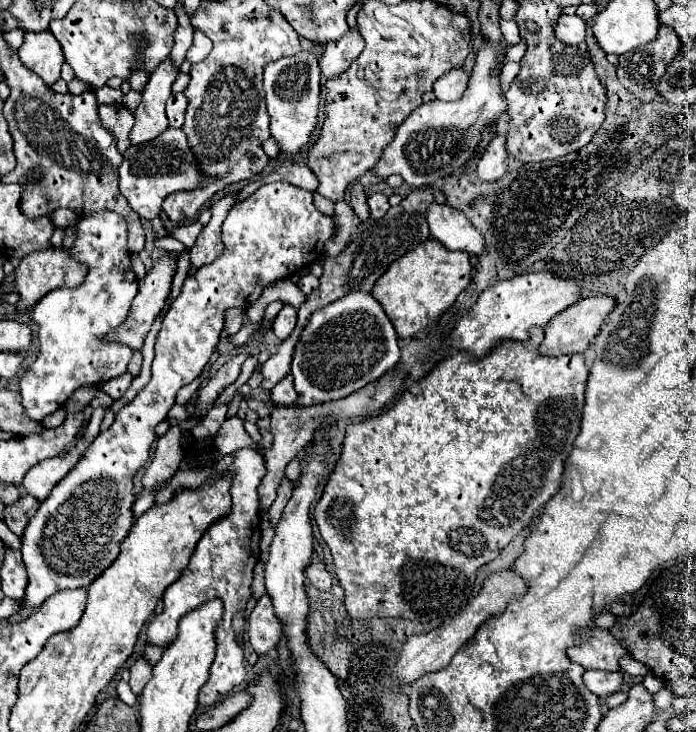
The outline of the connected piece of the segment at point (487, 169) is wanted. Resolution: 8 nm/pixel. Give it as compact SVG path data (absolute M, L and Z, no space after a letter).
M501 133L493 135L491 143L487 145L485 153L477 163L477 175L481 181L495 181L505 173L507 157L509 157L505 151L505 141L507 141L507 135L501 135Z

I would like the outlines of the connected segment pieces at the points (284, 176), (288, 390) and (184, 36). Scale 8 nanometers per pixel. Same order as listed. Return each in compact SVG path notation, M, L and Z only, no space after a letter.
M297 161L281 163L275 171L267 173L261 181L263 183L269 183L269 181L289 181L291 185L297 185L301 189L309 189L309 191L317 189L317 179L313 177L313 171L305 163L297 163Z
M289 373L287 377L283 377L271 391L271 399L277 405L293 405L297 399L297 391L293 387L293 375Z
M175 7L175 13L177 13L177 19L179 19L179 27L174 32L173 51L171 51L169 57L171 57L173 65L179 69L183 63L183 59L186 57L187 51L189 51L193 43L193 29L189 25L189 17L183 11L183 7Z

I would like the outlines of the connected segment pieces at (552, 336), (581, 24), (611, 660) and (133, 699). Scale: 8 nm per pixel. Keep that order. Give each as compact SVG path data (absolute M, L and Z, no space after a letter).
M595 295L579 299L575 305L567 307L565 311L557 313L545 327L545 339L539 345L539 351L543 355L569 355L569 353L585 353L593 341L593 337L599 333L599 327L603 325L605 317L615 309L617 301L609 295Z
M561 15L555 25L555 37L565 45L579 45L585 41L587 25L579 15Z
M593 629L583 631L589 639L577 647L569 647L567 655L573 663L583 665L585 669L603 669L603 671L621 671L619 661L625 655L631 655L627 647L609 631Z
M119 681L119 685L117 685L117 695L119 695L119 699L121 699L123 703L127 703L127 705L131 705L131 707L135 707L137 701L139 701L139 697L131 691L131 687L129 687L125 681Z

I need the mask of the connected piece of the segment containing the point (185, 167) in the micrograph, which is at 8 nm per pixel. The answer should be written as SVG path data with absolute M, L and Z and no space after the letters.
M165 129L159 137L155 137L149 143L143 145L131 145L129 149L125 149L123 153L123 163L119 165L119 193L127 199L129 207L143 219L155 219L159 213L159 207L163 203L163 199L173 193L173 191L187 191L187 189L195 189L199 185L199 169L197 163L193 161L193 153L187 145L187 137L181 129Z

